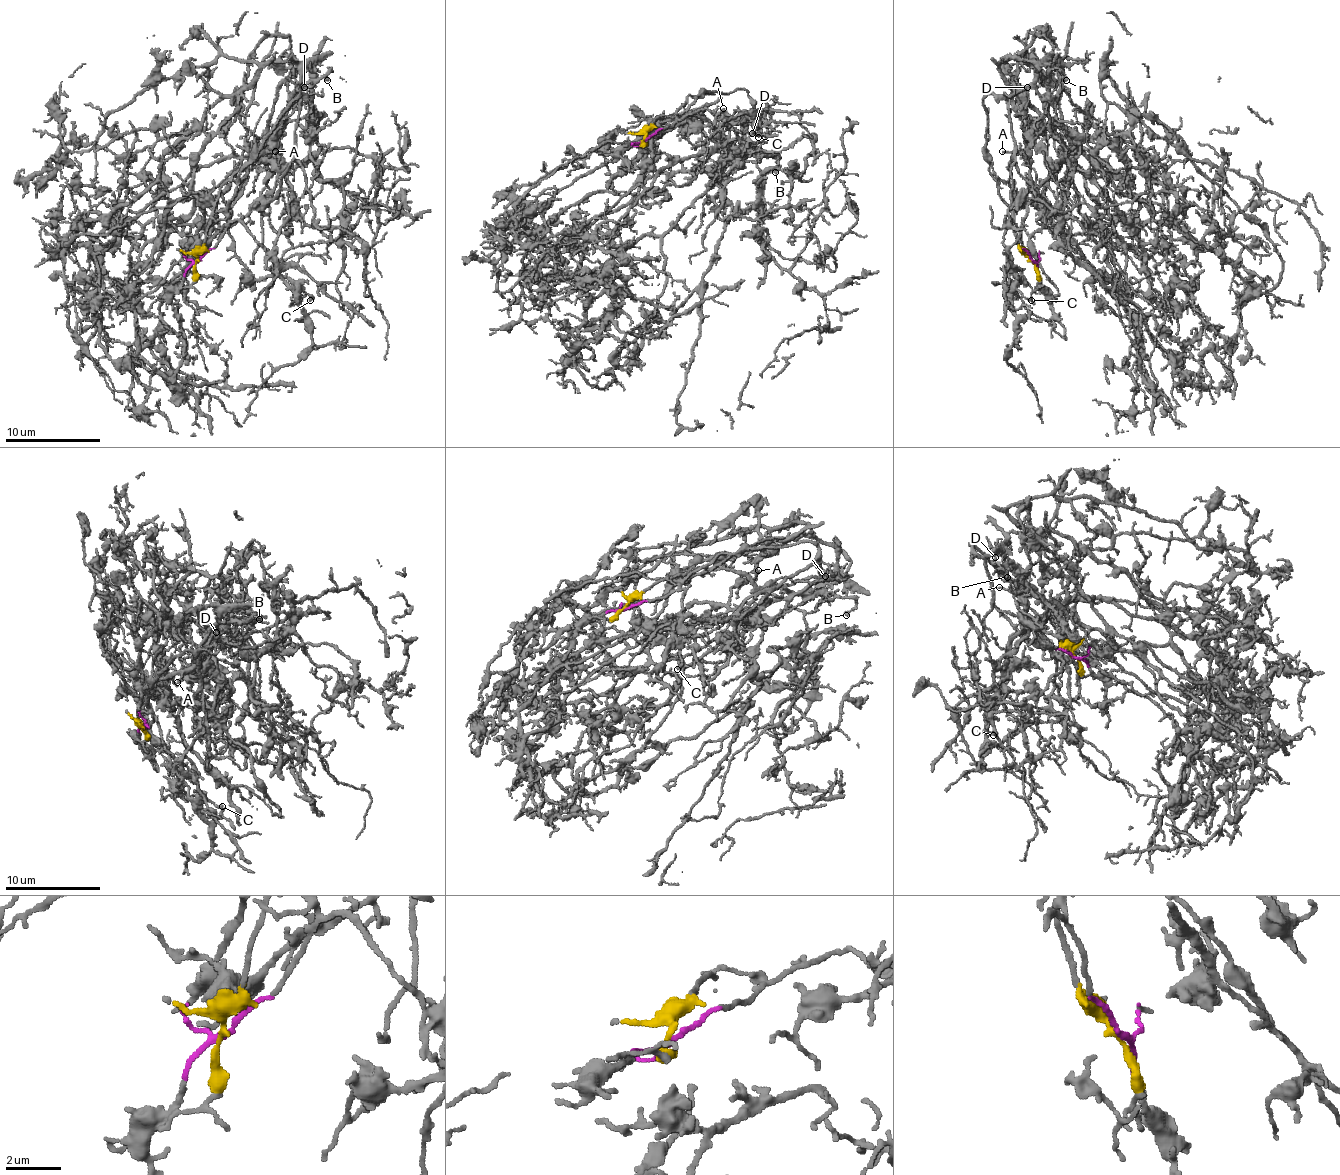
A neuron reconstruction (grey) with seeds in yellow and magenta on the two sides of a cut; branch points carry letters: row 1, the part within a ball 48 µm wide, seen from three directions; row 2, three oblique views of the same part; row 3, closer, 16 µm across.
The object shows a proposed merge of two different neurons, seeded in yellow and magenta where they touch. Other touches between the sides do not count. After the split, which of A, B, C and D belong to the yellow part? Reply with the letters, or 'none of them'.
A, B, D

